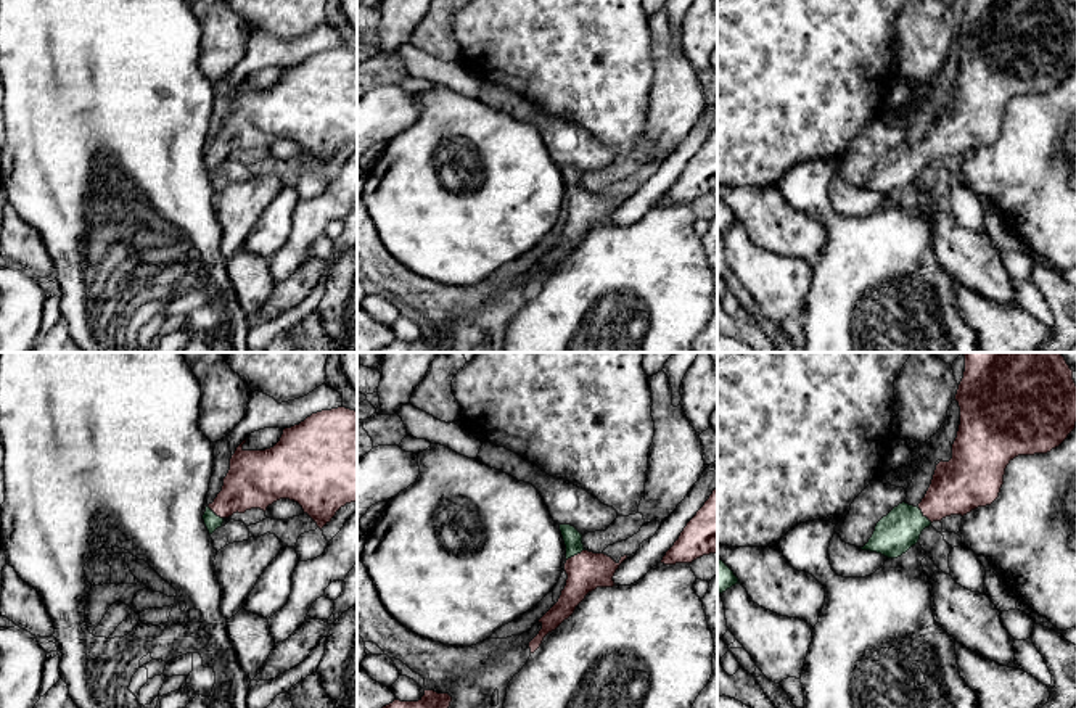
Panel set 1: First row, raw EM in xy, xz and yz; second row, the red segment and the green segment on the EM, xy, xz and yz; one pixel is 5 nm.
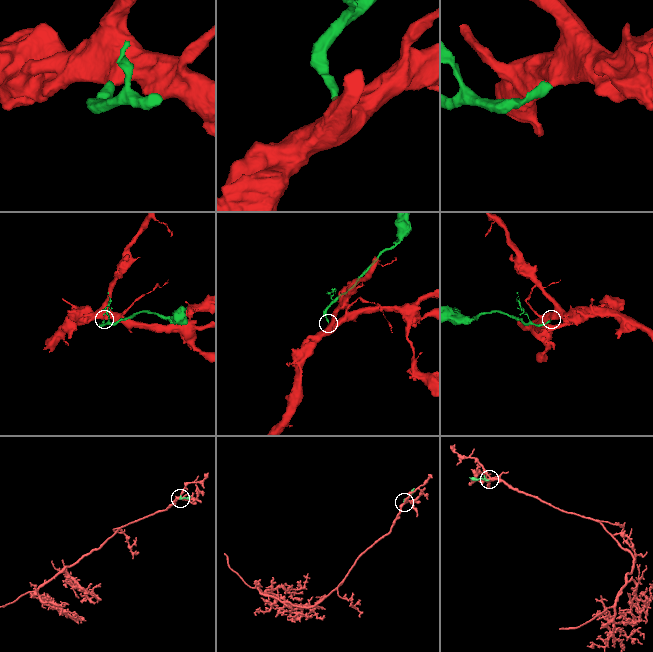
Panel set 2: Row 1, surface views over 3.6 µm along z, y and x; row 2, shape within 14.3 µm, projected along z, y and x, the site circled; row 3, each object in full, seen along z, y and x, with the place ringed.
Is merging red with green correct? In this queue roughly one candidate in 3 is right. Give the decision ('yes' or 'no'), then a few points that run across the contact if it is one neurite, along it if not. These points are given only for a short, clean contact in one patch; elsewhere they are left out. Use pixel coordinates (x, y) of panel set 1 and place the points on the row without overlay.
yes; line xz (586, 211), (574, 195), (573, 179)

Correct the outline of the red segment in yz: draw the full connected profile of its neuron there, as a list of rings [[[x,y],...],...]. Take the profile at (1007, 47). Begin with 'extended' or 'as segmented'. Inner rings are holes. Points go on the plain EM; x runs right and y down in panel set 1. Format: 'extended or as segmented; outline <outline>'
extended; outline [[[965,0],[955,40],[960,64],[952,98],[936,105],[931,124],[917,146],[902,142],[877,163],[862,190],[897,198],[918,182],[922,171],[933,161],[991,145],[1015,97],[1047,93],[1076,68],[1076,23],[1066,0]]]

